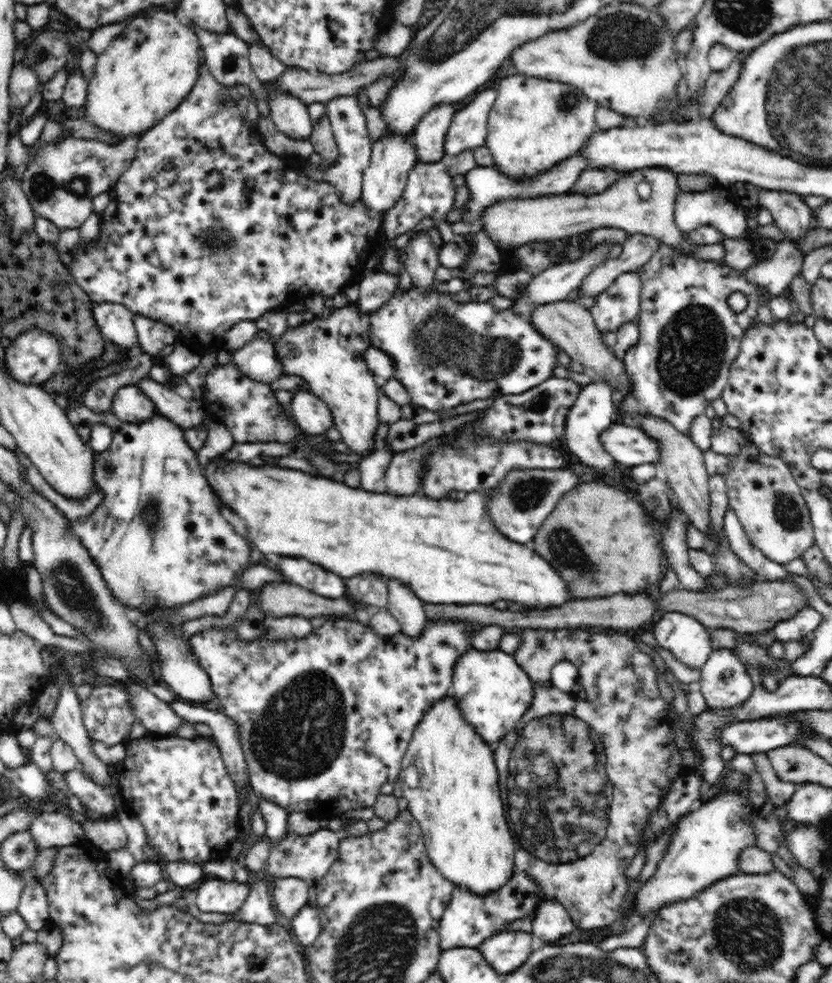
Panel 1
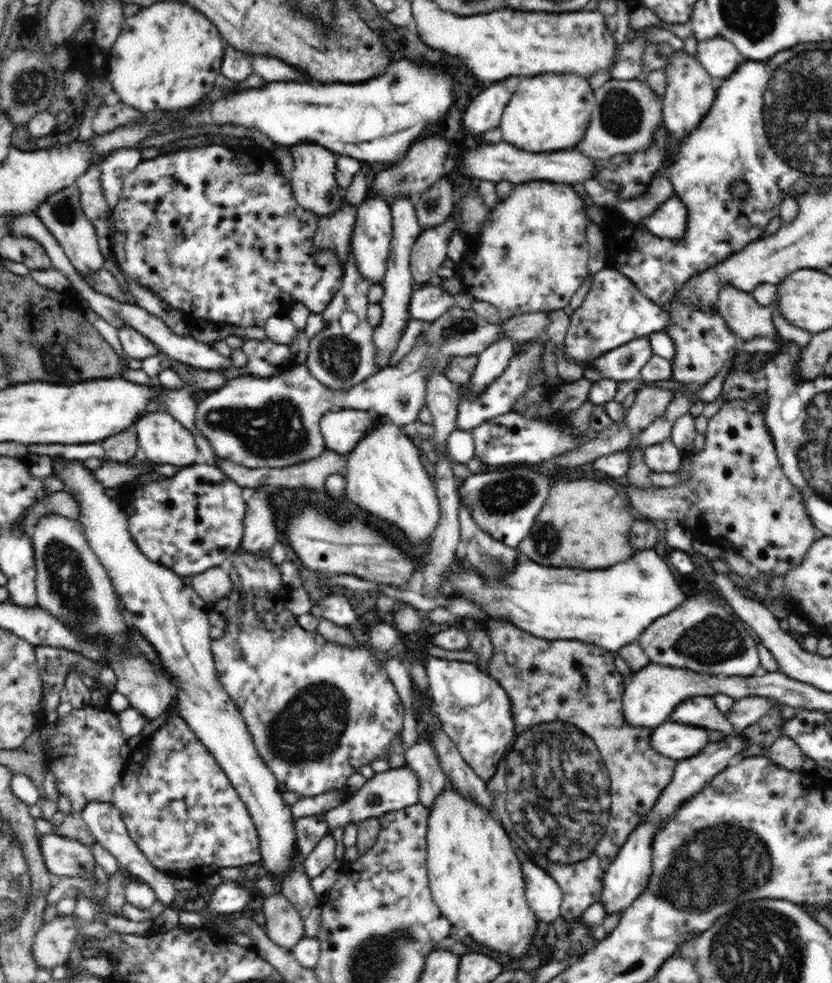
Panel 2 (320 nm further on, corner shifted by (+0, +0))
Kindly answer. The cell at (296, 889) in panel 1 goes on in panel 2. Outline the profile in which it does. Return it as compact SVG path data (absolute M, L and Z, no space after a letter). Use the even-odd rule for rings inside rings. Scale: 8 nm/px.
M280 892L265 898L266 934L272 943L292 951L305 936L304 919Z

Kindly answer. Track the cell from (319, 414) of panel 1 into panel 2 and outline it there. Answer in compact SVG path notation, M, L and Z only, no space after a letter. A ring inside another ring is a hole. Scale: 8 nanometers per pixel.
M340 409L324 414L319 426L327 449L347 456L378 424L376 412Z

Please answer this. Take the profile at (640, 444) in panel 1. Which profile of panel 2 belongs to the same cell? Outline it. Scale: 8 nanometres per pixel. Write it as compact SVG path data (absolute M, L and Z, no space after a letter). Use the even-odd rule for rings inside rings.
M513 411L502 414L492 420L482 422L470 430L475 443L475 456L484 465L496 466L531 466L538 468L544 461L566 451L584 446L580 437L566 433L564 427L546 420L534 420L523 417Z

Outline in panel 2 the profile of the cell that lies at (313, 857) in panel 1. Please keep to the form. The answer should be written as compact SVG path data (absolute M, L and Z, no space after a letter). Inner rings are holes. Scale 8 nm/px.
M408 765L376 773L358 790L350 793L340 806L324 812L324 821L328 823L328 832L344 827L348 822L359 822L370 817L379 817L384 813L400 812L404 808L420 807L420 779Z

